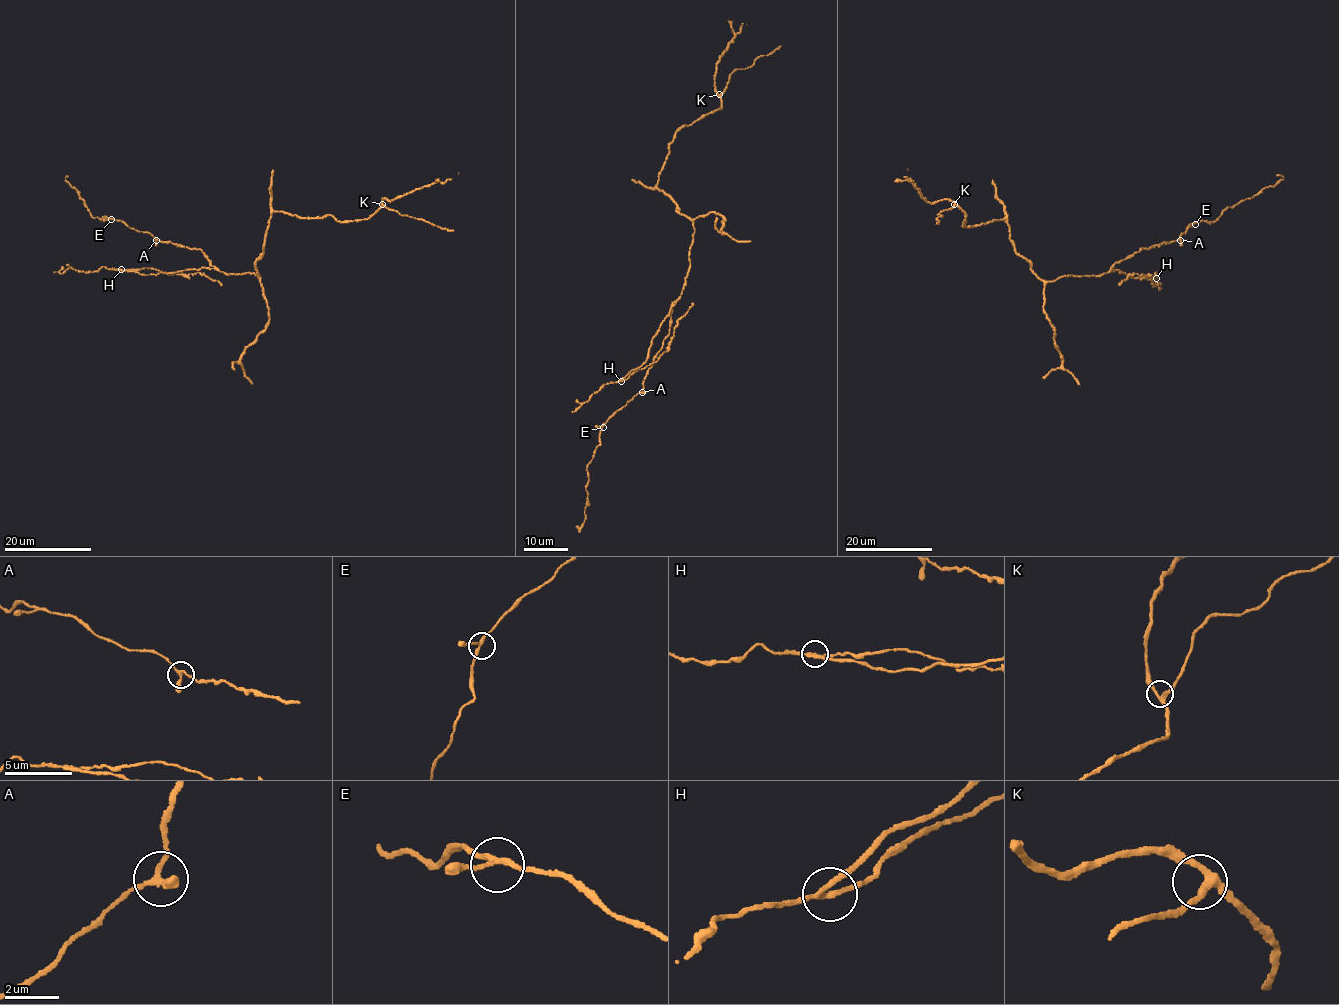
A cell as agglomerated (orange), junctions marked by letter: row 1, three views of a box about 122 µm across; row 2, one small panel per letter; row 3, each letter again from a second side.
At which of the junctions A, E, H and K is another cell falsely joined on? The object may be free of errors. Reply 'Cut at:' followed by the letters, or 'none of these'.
Cut at: H

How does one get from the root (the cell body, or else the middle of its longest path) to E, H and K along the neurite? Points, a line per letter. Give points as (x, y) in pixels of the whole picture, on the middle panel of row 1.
E: (692, 242), (684, 288), (672, 306), (669, 336), (648, 370), (642, 391), (603, 427)
H: (692, 242), (689, 271), (681, 297), (652, 340), (647, 360), (621, 381)
K: (692, 242), (693, 223), (677, 211), (673, 200), (659, 191), (658, 173), (675, 132), (720, 109), (719, 94)

